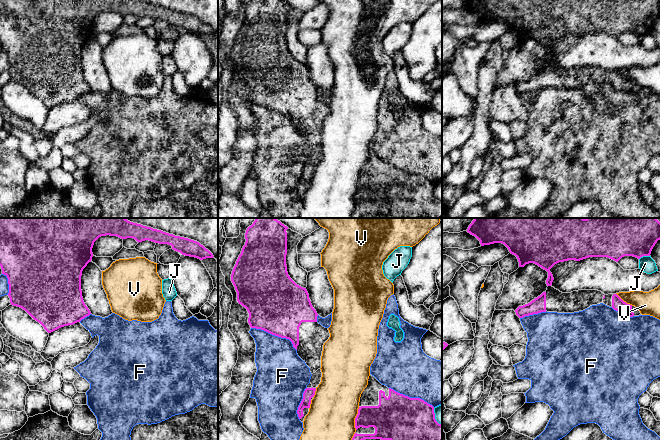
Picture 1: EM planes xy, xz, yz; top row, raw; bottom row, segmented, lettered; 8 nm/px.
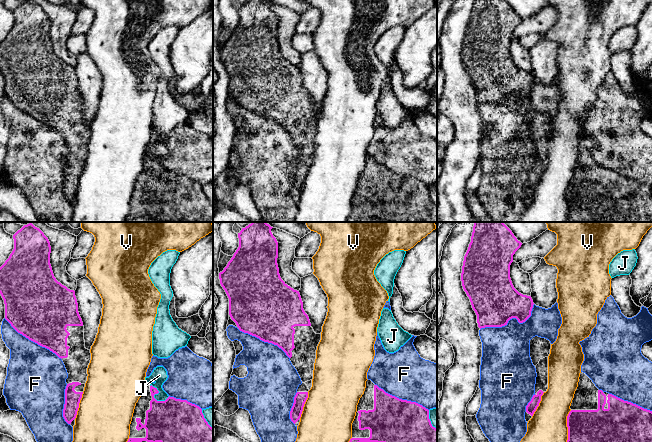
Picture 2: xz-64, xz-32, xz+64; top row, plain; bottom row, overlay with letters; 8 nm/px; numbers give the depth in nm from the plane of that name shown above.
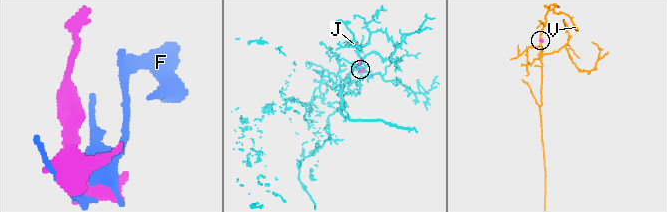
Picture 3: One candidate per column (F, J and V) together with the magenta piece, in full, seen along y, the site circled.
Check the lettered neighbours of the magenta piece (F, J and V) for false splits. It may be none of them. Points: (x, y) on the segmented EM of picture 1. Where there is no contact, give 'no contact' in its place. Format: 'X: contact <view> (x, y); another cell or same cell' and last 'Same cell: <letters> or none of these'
F: contact xz (275, 335); another cell
J: contact yz (644, 255); another cell
V: contact xz (355, 418); another cell
Same cell: none of these

